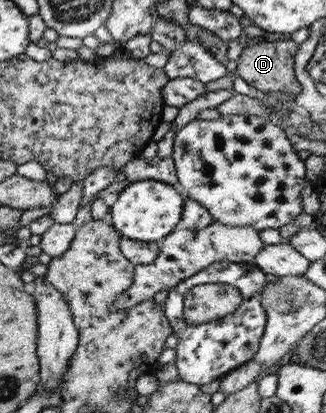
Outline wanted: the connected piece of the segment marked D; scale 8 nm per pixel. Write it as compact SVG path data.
M255 39L247 42L247 46L241 51L240 58L236 60L235 74L241 84L248 84L264 93L287 92L297 96L302 88L294 77L294 56L299 45L291 39L287 41L263 41Z

